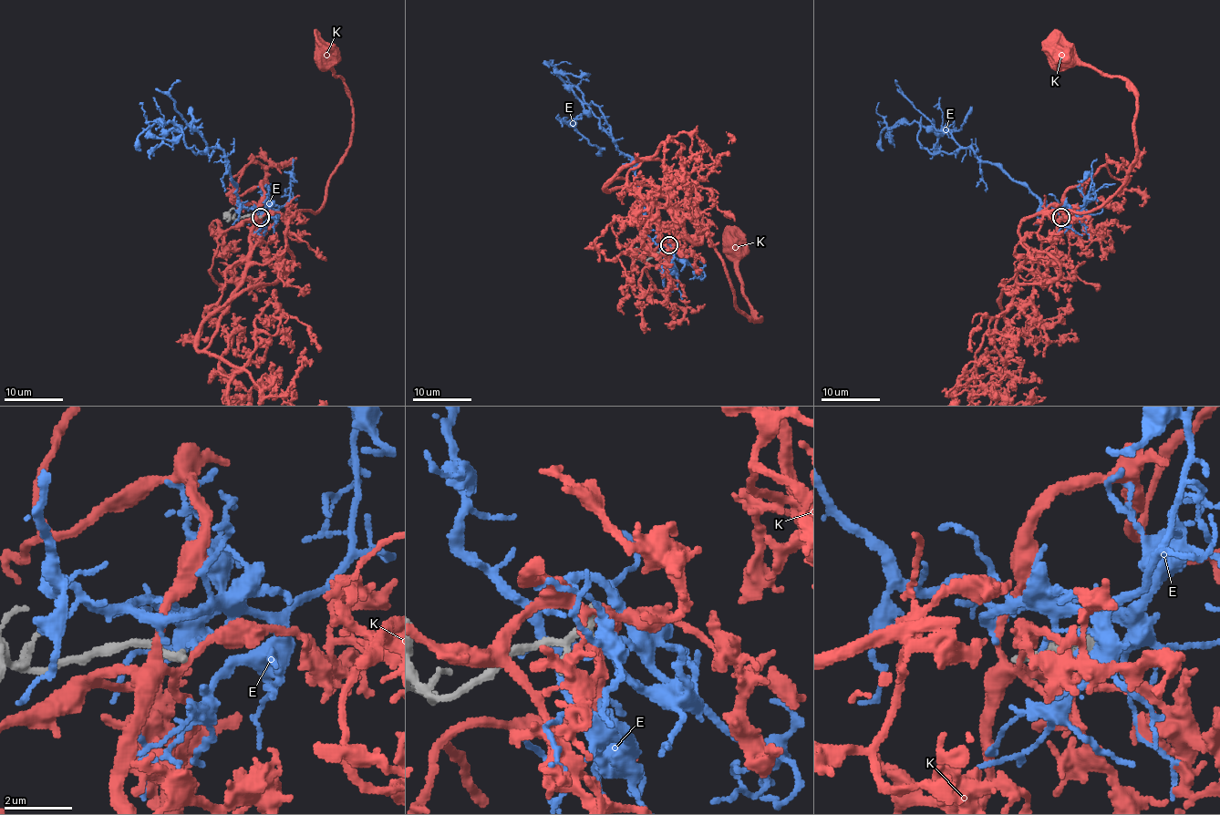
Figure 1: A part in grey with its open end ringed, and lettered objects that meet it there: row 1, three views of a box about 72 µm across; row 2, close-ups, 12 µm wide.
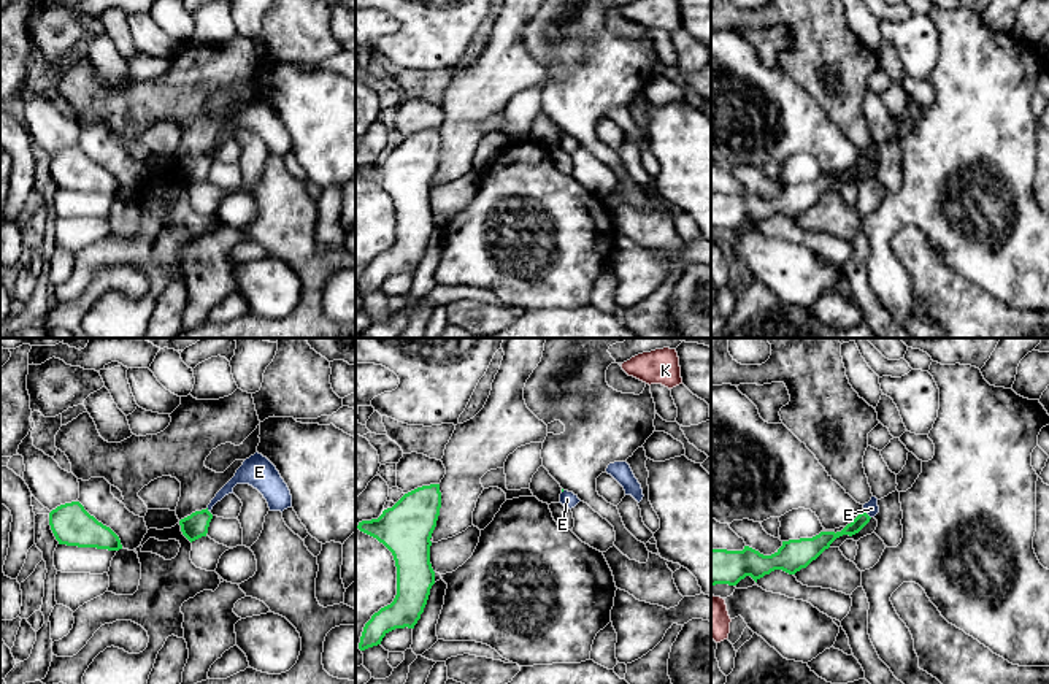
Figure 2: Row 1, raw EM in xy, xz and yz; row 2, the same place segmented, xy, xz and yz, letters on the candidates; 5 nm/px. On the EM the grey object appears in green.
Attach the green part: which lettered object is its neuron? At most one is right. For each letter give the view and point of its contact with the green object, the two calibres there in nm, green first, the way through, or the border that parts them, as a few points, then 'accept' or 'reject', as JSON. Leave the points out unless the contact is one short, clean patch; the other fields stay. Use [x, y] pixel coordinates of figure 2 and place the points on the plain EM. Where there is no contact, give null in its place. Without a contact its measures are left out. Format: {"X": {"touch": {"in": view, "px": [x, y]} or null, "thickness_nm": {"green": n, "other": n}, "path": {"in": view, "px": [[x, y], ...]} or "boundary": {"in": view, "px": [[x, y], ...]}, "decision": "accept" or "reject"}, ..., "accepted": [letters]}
{"E": {"touch": {"in": "yz", "px": [867, 159]}, "thickness_nm": {"green": 80, "other": 70}, "boundary": {"in": "yz", "px": [[864, 154], [870, 162]]}, "decision": "reject"}, "K": {"touch": null, "decision": "reject"}, "accepted": []}

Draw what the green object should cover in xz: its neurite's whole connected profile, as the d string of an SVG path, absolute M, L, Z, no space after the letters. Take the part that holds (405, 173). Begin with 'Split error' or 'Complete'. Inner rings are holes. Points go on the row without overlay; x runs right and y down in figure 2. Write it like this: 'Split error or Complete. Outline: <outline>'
Complete. Outline: M430 129L405 138L378 163L359 167L360 176L376 183L392 197L397 211L397 240L365 268L360 295L381 289L382 282L395 273L414 273L421 263L435 229L430 183L440 152L440 129Z

